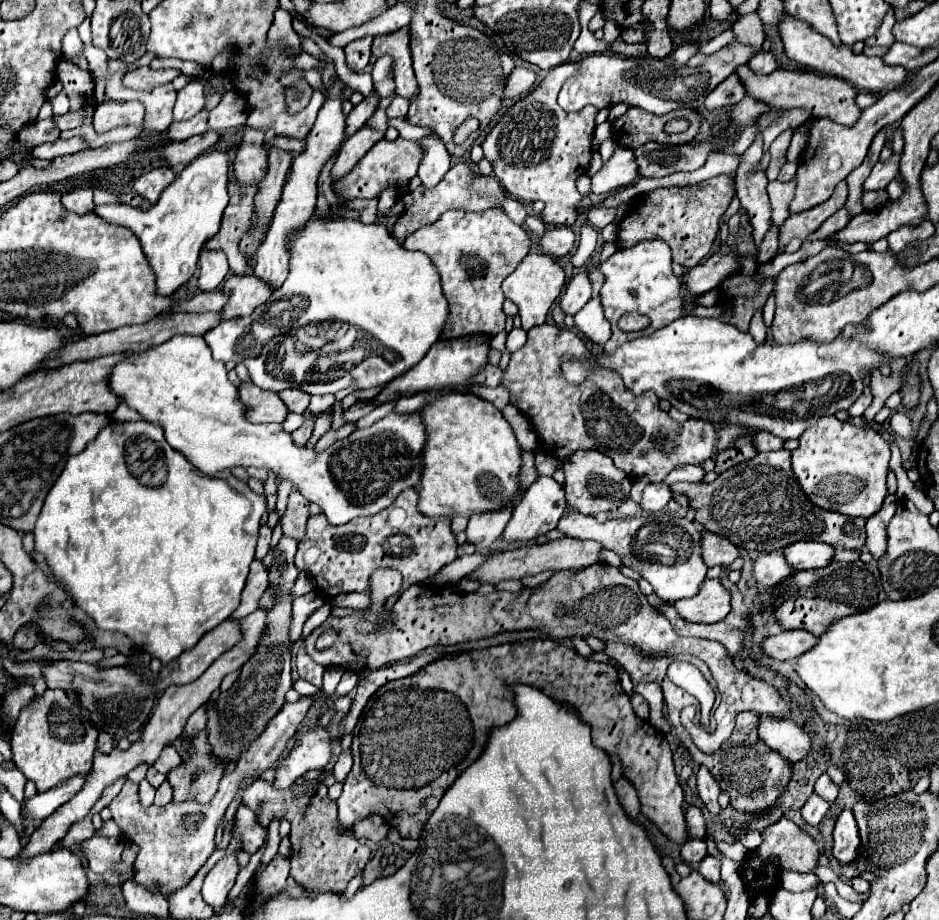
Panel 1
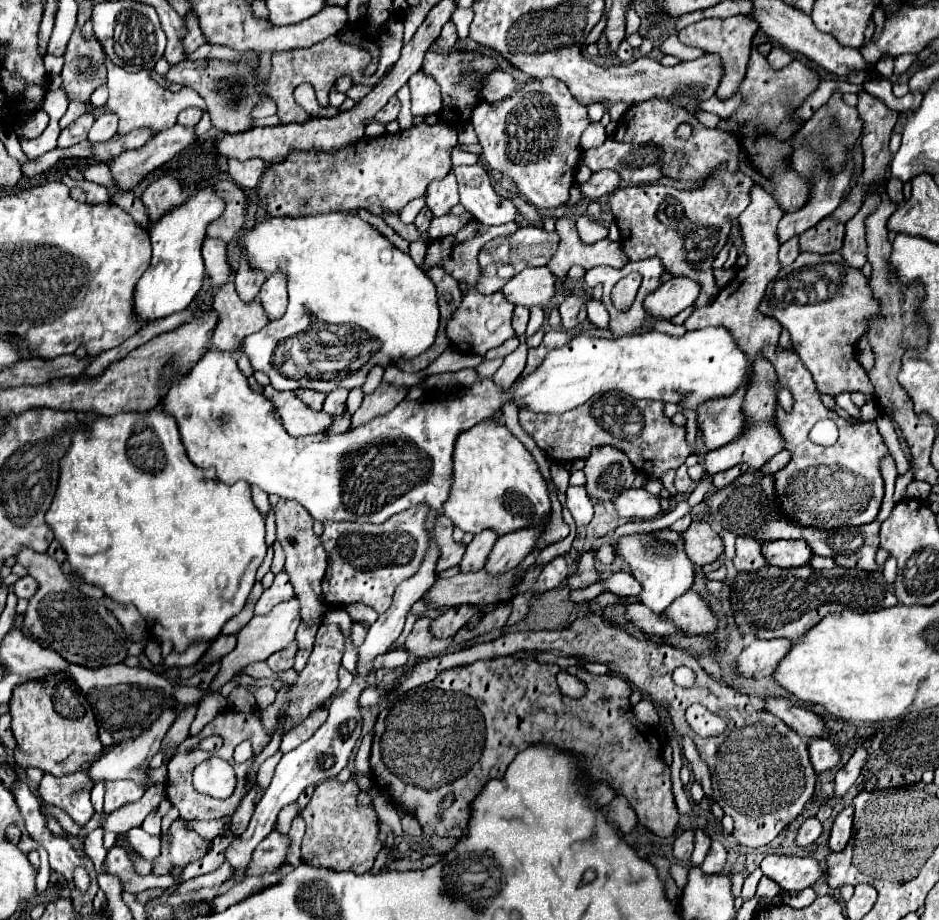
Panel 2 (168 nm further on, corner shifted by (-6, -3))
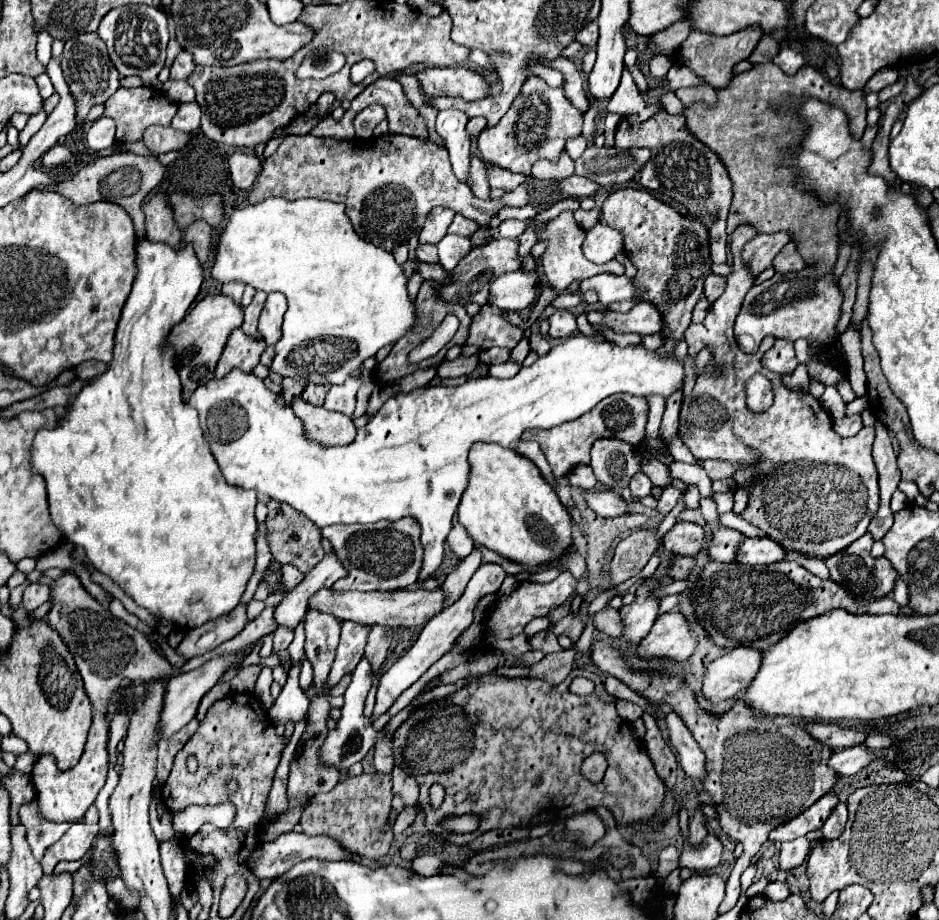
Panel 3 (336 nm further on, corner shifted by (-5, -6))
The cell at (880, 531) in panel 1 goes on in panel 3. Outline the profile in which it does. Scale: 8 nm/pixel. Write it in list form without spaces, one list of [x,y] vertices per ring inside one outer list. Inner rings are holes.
[[[902,580],[896,582],[896,588],[894,588],[894,592],[892,592],[892,598],[894,598],[900,606],[906,606],[906,604],[908,604],[908,588],[906,588],[906,584],[904,584]]]

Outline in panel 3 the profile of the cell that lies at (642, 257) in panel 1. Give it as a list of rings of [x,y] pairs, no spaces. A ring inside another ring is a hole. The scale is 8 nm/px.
[[[596,274],[584,282],[580,282],[580,290],[594,290],[602,302],[602,306],[610,306],[612,302],[632,300],[634,294],[634,280],[628,276],[616,274]]]

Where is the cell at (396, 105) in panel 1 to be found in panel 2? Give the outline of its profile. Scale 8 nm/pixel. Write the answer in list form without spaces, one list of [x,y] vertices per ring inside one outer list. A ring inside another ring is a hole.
[[[391,97],[389,99],[389,103],[373,117],[373,119],[377,119],[377,121],[381,121],[381,123],[391,123],[391,121],[395,121],[397,119],[397,115],[399,115],[399,109],[401,109],[401,103],[399,103],[399,99],[397,97]]]

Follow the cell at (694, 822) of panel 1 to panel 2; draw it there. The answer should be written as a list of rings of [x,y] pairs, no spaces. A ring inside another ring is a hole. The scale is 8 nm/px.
[[[687,829],[687,831],[683,831],[675,839],[675,843],[673,843],[673,855],[681,863],[687,863],[689,857],[691,857],[691,853],[693,853],[693,829]]]

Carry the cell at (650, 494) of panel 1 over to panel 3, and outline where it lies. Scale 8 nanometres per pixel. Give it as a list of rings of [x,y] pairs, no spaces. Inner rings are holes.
[[[584,490],[584,500],[586,504],[604,518],[616,518],[628,512],[628,504],[616,496],[614,492],[600,492],[600,490]]]

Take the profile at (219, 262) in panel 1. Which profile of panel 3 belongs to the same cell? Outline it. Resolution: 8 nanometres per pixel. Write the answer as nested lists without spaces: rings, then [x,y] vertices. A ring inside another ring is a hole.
[[[196,220],[194,224],[190,224],[184,230],[182,240],[186,244],[192,244],[194,246],[194,252],[196,252],[200,264],[204,264],[208,260],[210,246],[212,246],[212,228],[208,224],[204,224],[202,220]]]

